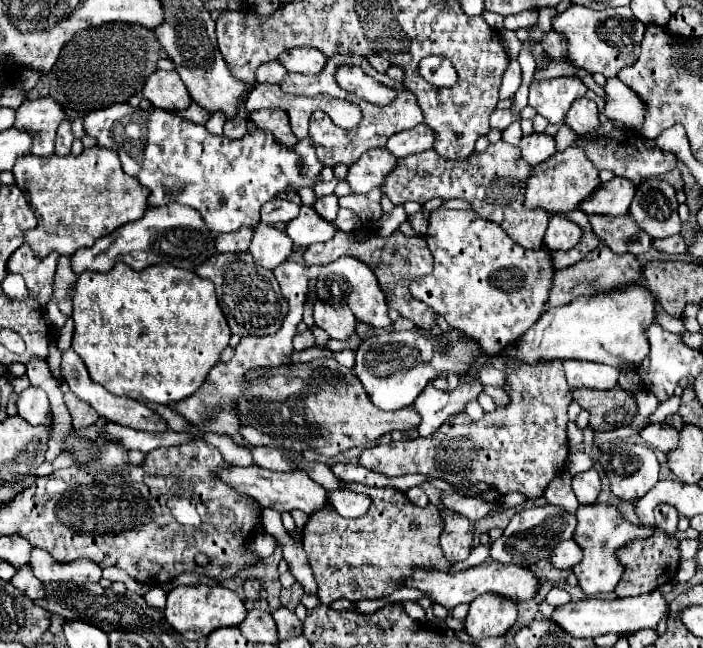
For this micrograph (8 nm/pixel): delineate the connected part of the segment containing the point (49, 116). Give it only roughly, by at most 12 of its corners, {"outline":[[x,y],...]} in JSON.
{"outline":[[51,98],[15,110],[15,128],[31,132],[31,154],[51,156],[63,108]]}

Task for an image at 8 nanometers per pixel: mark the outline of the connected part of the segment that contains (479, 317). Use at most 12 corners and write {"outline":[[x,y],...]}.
{"outline":[[433,210],[411,296],[497,360],[543,314],[549,250]]}

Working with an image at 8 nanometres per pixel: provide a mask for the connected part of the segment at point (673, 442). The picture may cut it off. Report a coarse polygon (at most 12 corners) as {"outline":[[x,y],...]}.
{"outline":[[665,422],[641,430],[647,446],[675,450],[679,432]]}

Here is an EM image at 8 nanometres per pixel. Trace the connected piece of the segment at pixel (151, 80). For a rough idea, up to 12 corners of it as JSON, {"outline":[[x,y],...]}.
{"outline":[[155,70],[141,96],[155,108],[183,110],[191,104],[179,74]]}

